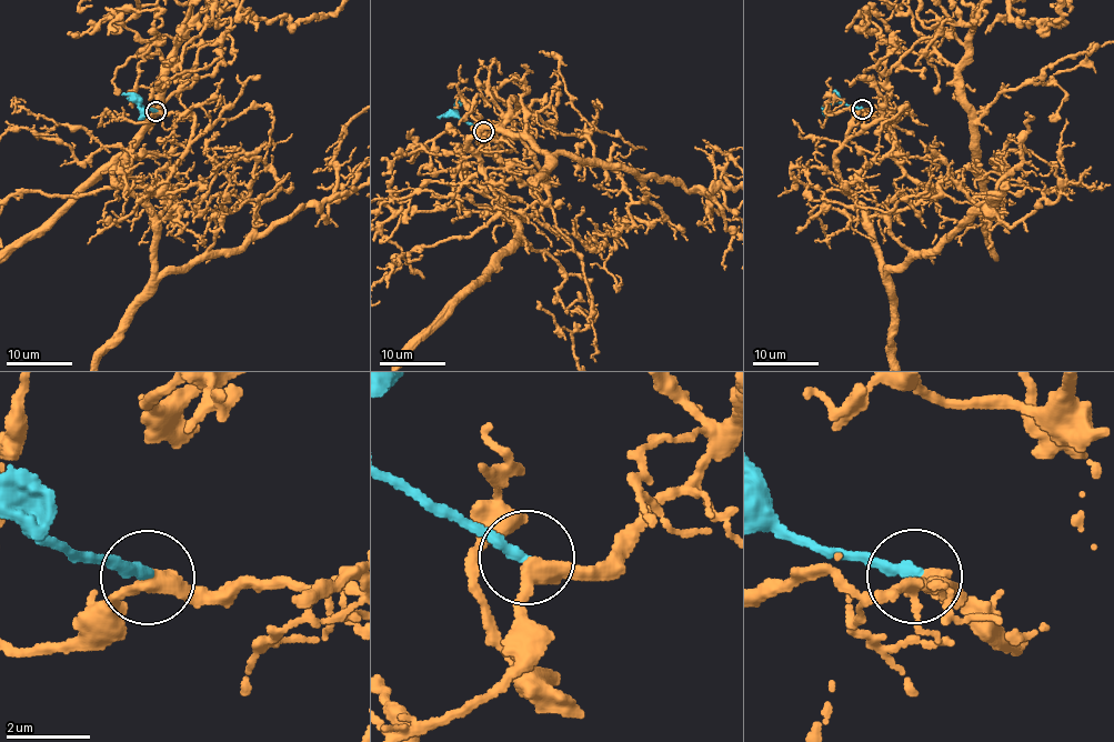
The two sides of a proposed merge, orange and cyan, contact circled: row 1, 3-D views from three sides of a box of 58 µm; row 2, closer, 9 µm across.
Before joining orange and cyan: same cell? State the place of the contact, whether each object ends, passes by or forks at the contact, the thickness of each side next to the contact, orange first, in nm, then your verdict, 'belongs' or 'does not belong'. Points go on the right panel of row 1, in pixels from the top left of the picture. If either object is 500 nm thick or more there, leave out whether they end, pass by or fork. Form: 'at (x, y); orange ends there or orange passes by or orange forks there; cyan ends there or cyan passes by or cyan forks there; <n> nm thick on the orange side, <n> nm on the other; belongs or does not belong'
at (862, 109); orange passes by; cyan ends there; 360 nm thick on the orange side, 280 nm on the other; does not belong

